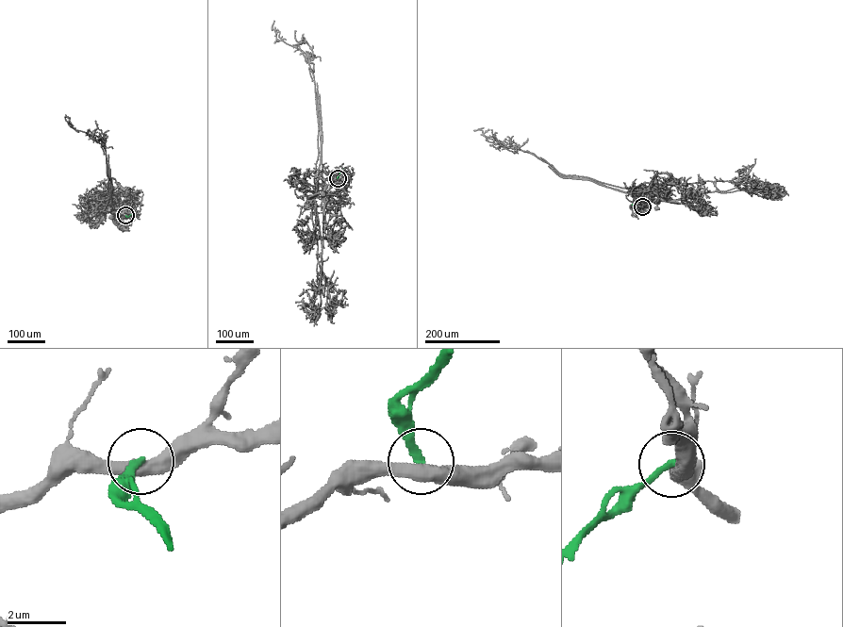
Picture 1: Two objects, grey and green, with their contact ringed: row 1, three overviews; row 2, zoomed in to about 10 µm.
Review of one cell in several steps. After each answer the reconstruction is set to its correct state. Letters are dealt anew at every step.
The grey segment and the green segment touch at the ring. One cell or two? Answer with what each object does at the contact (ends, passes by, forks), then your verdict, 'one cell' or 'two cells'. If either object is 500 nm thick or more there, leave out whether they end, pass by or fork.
grey passes by | green ends | two cells

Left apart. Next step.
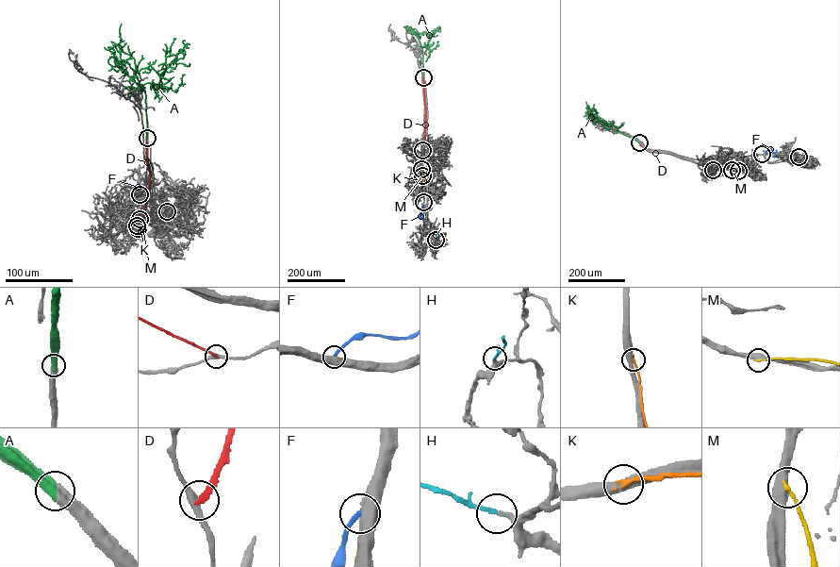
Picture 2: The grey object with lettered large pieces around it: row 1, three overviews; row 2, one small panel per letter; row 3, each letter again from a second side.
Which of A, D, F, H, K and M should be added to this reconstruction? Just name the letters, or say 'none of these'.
A, H

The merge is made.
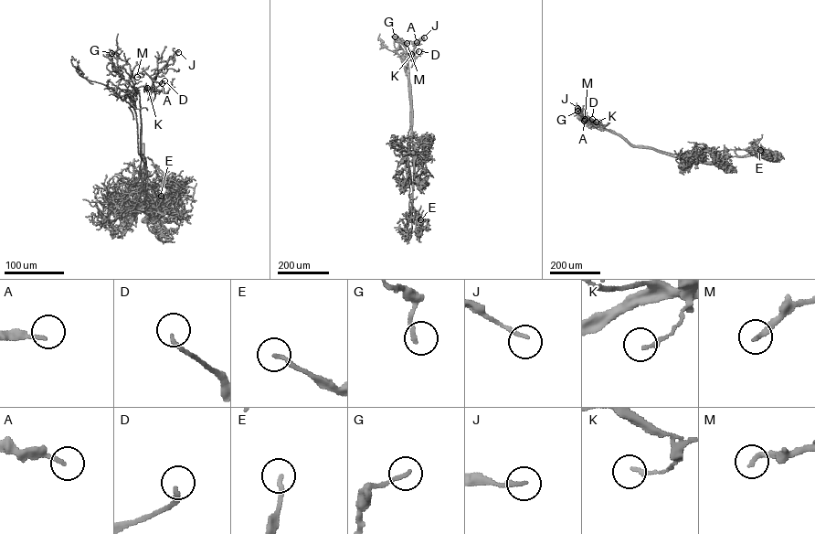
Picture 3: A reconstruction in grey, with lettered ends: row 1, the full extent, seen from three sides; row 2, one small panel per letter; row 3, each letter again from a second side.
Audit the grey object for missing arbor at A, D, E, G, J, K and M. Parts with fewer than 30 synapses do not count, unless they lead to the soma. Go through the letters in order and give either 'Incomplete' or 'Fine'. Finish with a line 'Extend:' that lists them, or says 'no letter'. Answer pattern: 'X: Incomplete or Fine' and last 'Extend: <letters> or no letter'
A: Fine
D: Fine
E: Fine
G: Fine
J: Fine
K: Fine
M: Incomplete
Extend: M

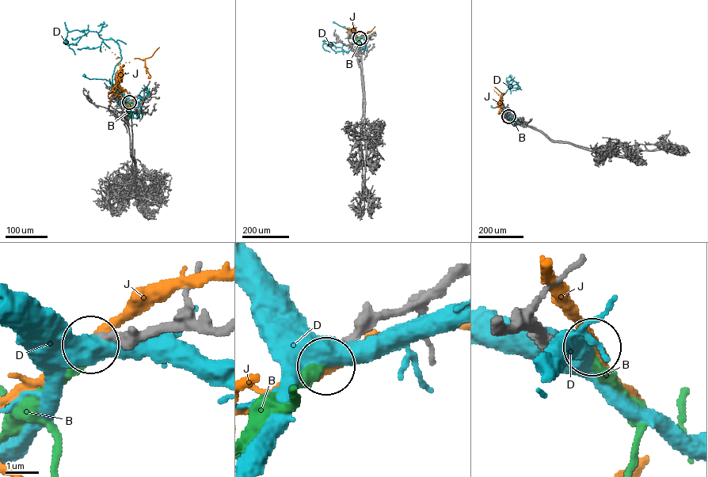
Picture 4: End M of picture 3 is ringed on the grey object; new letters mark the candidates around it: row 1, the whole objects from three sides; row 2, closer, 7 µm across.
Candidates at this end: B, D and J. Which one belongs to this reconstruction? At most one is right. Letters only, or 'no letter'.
B

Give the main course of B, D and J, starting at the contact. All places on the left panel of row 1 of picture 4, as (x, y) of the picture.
B: (130, 102), (127, 107), (130, 116)
D: (130, 102), (113, 88), (109, 81), (89, 79), (84, 75)
J: (130, 102), (124, 100), (121, 93), (120, 67), (134, 58), (144, 59), (148, 76)

